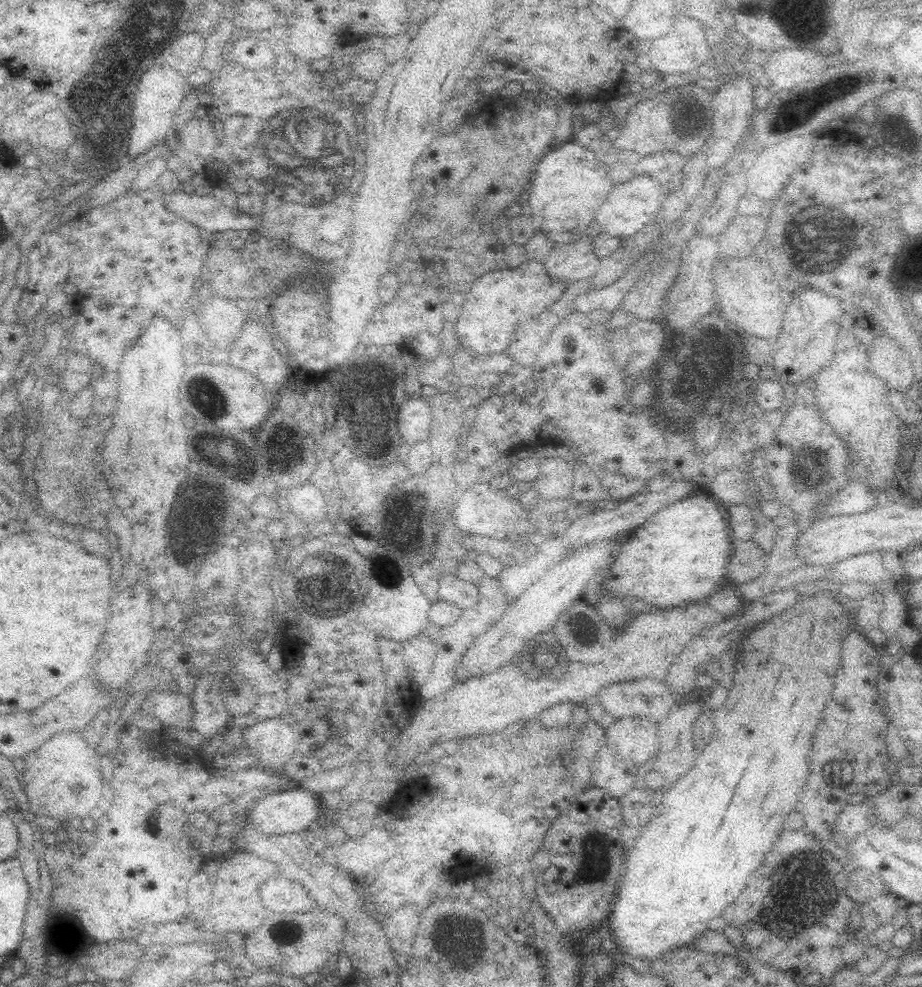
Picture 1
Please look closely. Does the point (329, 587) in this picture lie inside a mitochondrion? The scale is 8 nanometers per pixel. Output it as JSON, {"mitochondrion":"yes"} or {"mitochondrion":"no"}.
{"mitochondrion":"yes"}

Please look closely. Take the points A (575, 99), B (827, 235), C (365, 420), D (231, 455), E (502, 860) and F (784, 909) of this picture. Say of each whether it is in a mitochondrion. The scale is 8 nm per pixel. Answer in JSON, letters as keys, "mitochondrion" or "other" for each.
{"A":"other","B":"mitochondrion","C":"mitochondrion","D":"mitochondrion","E":"other","F":"mitochondrion"}

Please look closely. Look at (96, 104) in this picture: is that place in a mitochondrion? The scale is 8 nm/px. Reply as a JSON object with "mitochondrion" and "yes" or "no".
{"mitochondrion":"yes"}

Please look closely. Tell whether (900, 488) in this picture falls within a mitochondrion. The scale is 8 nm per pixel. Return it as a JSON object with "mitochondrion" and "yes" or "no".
{"mitochondrion":"no"}

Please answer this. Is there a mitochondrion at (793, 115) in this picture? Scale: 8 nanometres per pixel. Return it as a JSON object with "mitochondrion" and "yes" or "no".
{"mitochondrion":"yes"}

